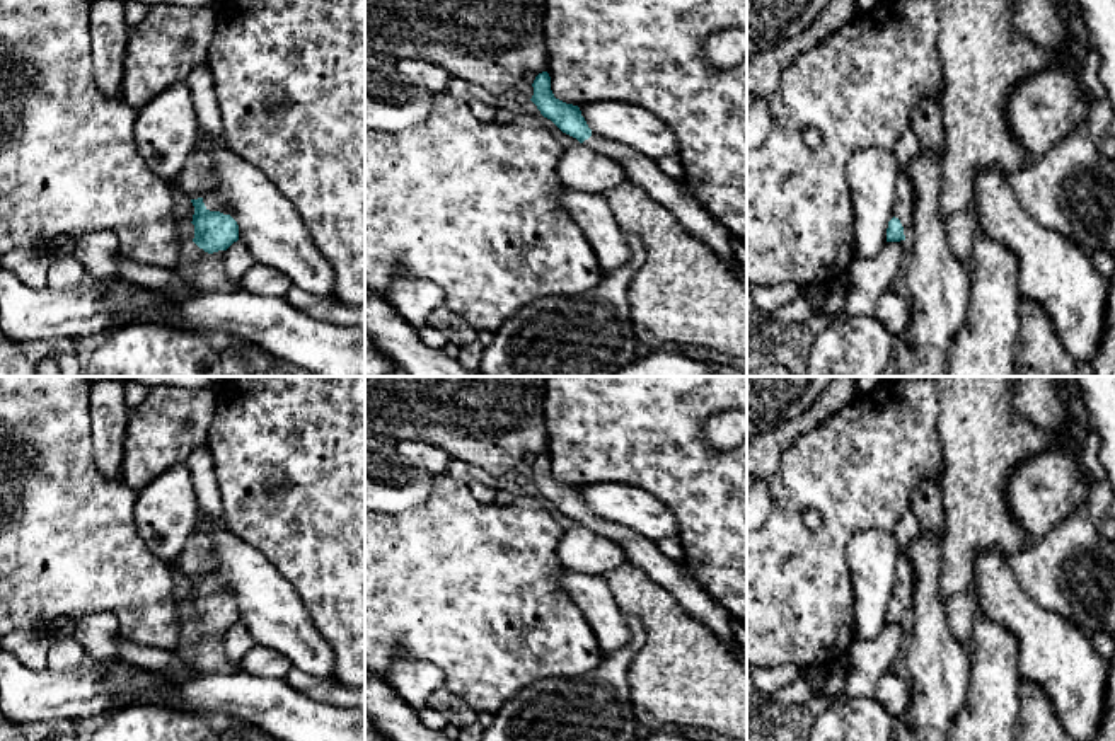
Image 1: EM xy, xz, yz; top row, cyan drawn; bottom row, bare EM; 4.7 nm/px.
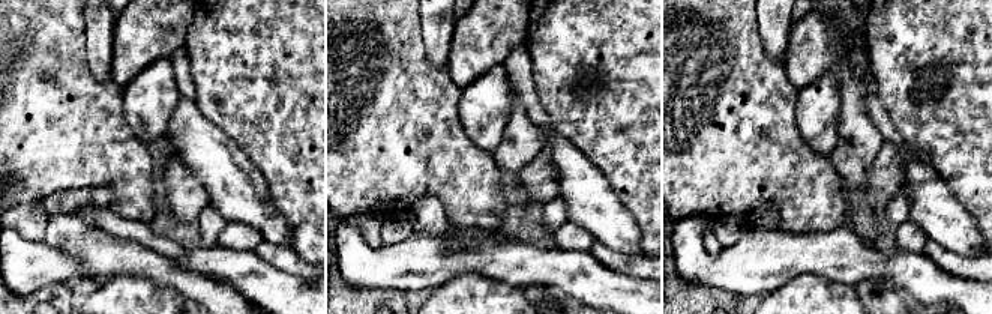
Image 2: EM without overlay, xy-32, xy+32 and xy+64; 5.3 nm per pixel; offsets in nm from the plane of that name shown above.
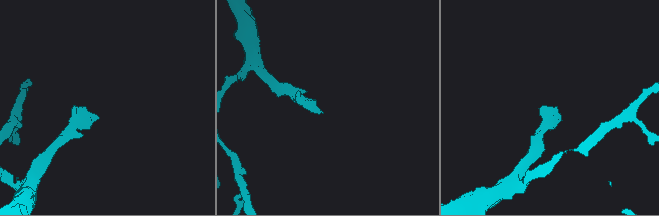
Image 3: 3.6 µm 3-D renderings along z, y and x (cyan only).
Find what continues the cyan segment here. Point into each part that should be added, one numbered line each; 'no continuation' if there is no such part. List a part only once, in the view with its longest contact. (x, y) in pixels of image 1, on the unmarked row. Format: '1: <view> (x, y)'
1: xy (213, 585)

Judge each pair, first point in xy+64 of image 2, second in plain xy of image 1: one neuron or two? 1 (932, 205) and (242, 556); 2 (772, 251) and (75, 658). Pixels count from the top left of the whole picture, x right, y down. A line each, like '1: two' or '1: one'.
1: one
2: two

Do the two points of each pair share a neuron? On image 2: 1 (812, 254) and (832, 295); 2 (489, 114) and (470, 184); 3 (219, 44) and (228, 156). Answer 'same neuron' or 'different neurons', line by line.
1: different neurons
2: different neurons
3: different neurons

